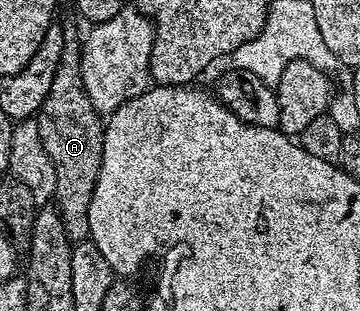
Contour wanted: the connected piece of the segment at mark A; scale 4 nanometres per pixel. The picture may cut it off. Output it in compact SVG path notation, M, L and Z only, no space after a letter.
M63 21L61 28L62 55L52 76L52 88L48 88L48 96L44 96L44 104L38 110L36 121L44 152L48 152L48 160L52 160L56 168L53 201L64 224L64 232L75 244L90 237L88 204L92 204L96 176L100 176L100 160L104 152L104 118L84 92L80 34L78 38L78 30L70 22Z

